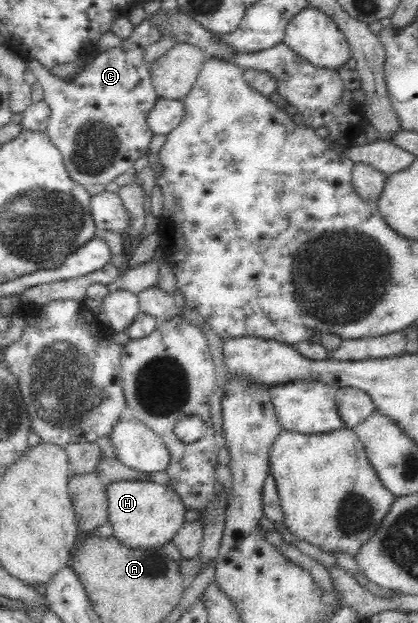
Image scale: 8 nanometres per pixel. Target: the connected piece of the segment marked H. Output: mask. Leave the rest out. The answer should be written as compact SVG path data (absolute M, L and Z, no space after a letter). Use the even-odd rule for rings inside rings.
M147 478L117 480L106 486L107 518L119 542L131 548L161 547L185 524L185 505L168 484L157 484Z

